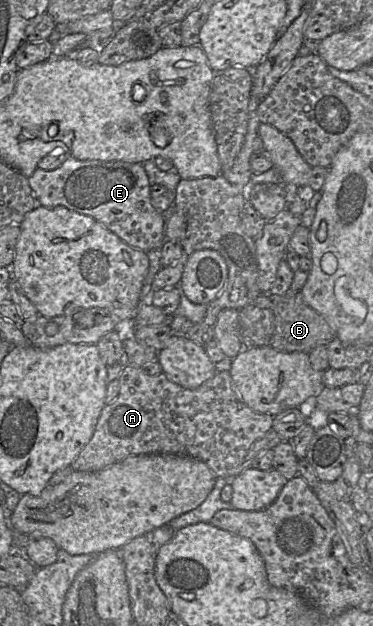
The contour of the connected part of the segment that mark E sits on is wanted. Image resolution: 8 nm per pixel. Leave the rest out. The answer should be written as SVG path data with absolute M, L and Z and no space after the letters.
M68 155L64 163L54 170L47 171L37 167L33 174L28 177L28 180L37 205L47 208L63 206L77 213L90 216L133 248L149 252L154 249L161 249L166 240L166 217L151 204L151 184L142 163L78 160Z

